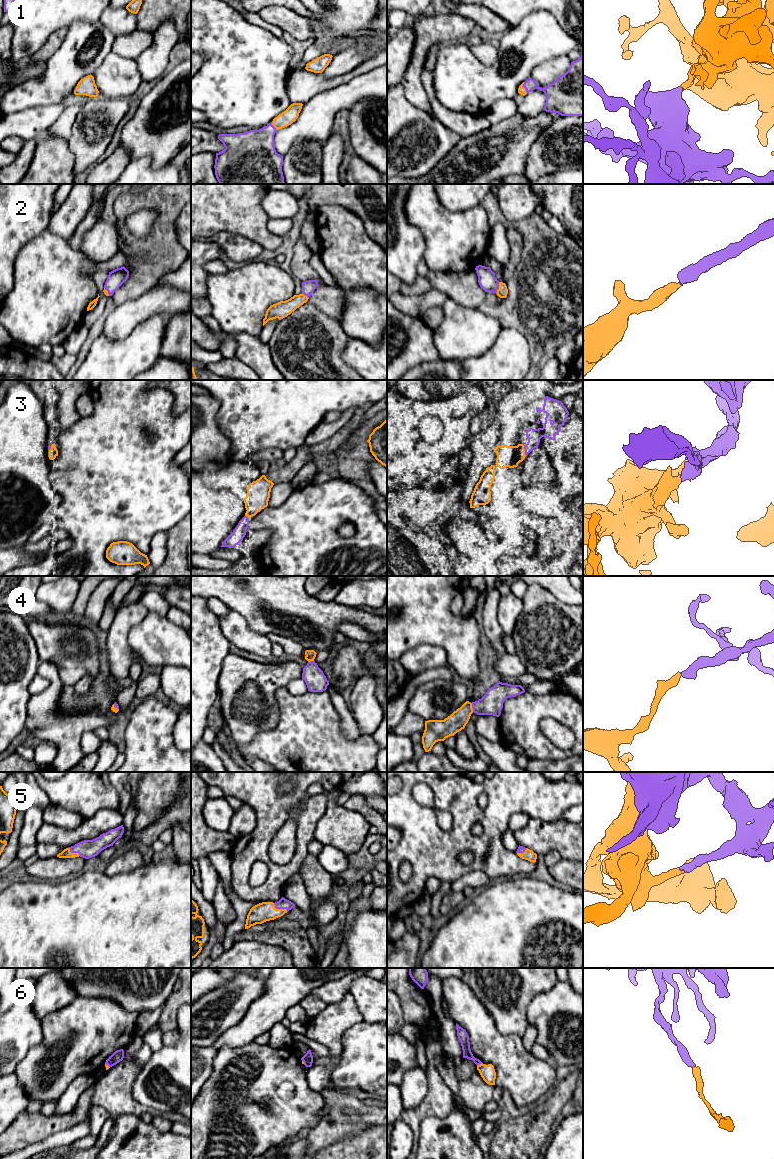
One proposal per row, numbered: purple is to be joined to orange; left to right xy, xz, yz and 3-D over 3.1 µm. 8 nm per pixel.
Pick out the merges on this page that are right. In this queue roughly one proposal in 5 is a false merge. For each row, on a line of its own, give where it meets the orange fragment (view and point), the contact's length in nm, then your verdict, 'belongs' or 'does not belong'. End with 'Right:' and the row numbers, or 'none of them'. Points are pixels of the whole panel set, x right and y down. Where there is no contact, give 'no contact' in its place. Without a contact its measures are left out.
1: yz (523, 87) | 90 nm | belongs
2: yz (499, 288) | 100 nm | belongs
3: yz (524, 450) | 90 nm | belongs
4: yz (471, 707) | 70 nm | belongs
5: xz (279, 909) | 140 nm | belongs
6: yz (480, 1064) | 50 nm | does not belong
Right: 1, 2, 3, 4, 5

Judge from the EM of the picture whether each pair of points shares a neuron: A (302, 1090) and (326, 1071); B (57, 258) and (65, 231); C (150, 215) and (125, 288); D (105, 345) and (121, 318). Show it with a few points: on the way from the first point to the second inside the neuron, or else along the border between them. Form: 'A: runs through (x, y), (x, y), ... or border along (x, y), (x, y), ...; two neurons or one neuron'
A: border along (305, 1072), (308, 1084), (320, 1093); two neurons
B: border along (47, 228), (66, 240); two neurons
C: border along (156, 218), (142, 237), (123, 227); two neurons
D: border along (132, 332), (122, 339), (109, 339), (102, 334); two neurons

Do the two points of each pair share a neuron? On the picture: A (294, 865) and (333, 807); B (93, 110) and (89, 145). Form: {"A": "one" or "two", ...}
{"A": "two", "B": "one"}

